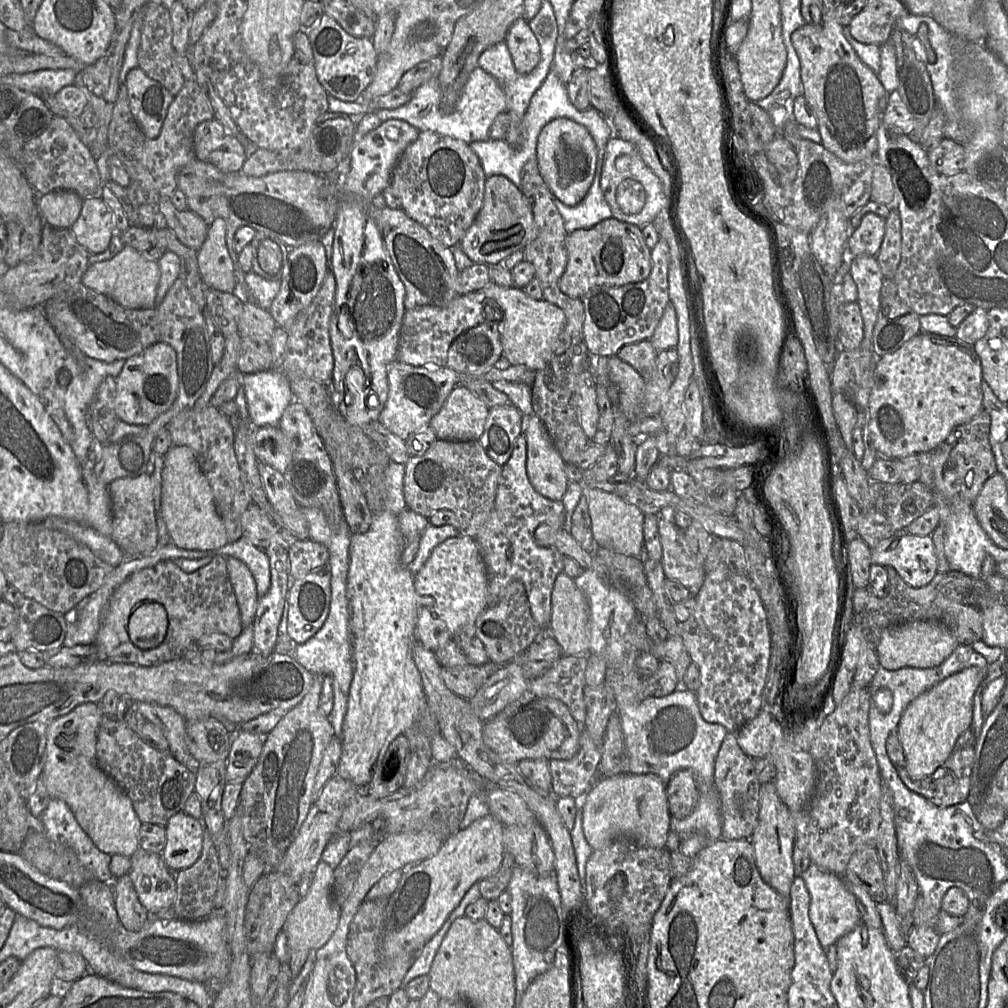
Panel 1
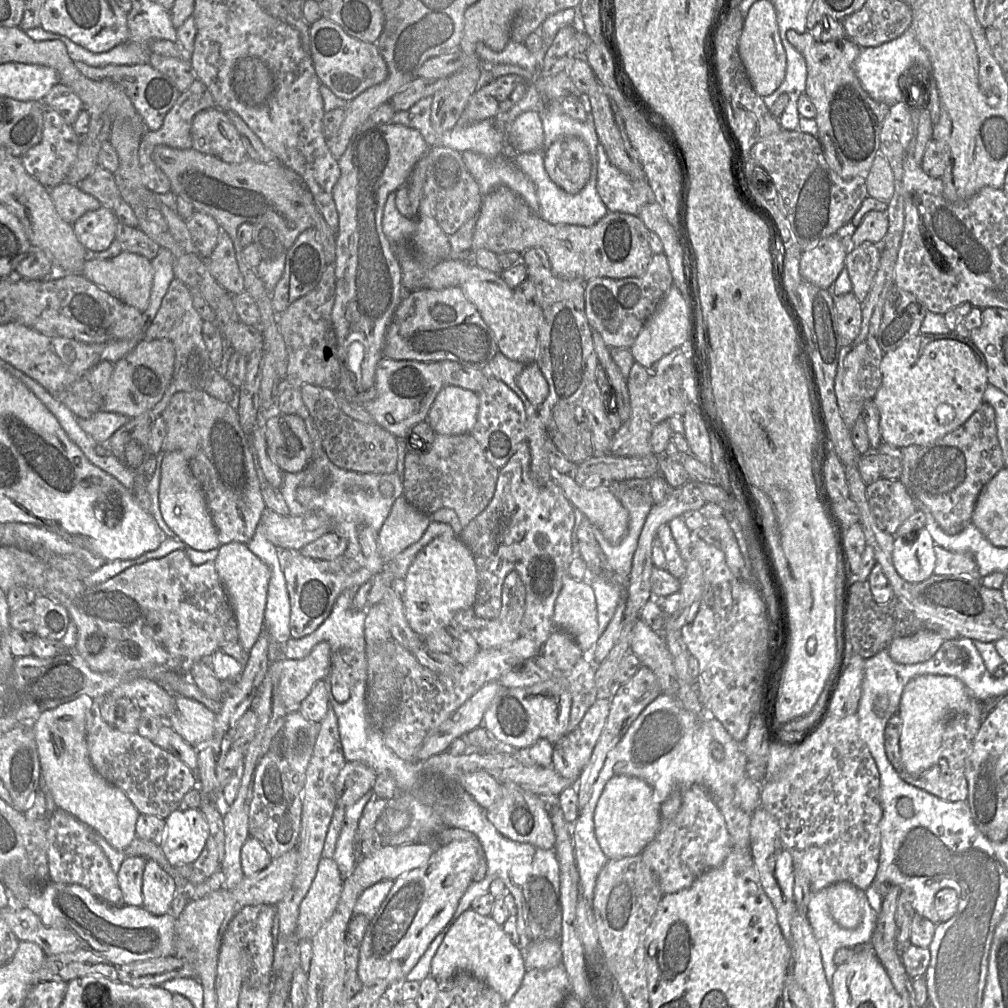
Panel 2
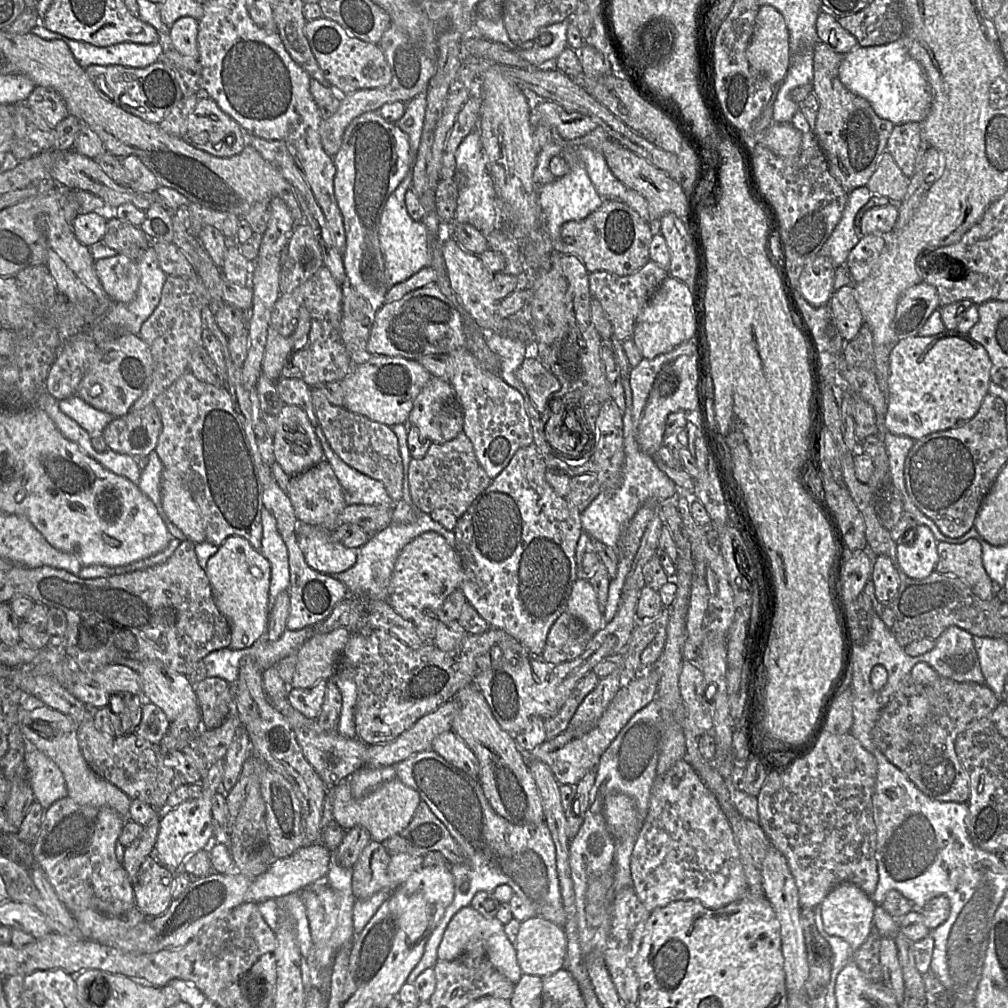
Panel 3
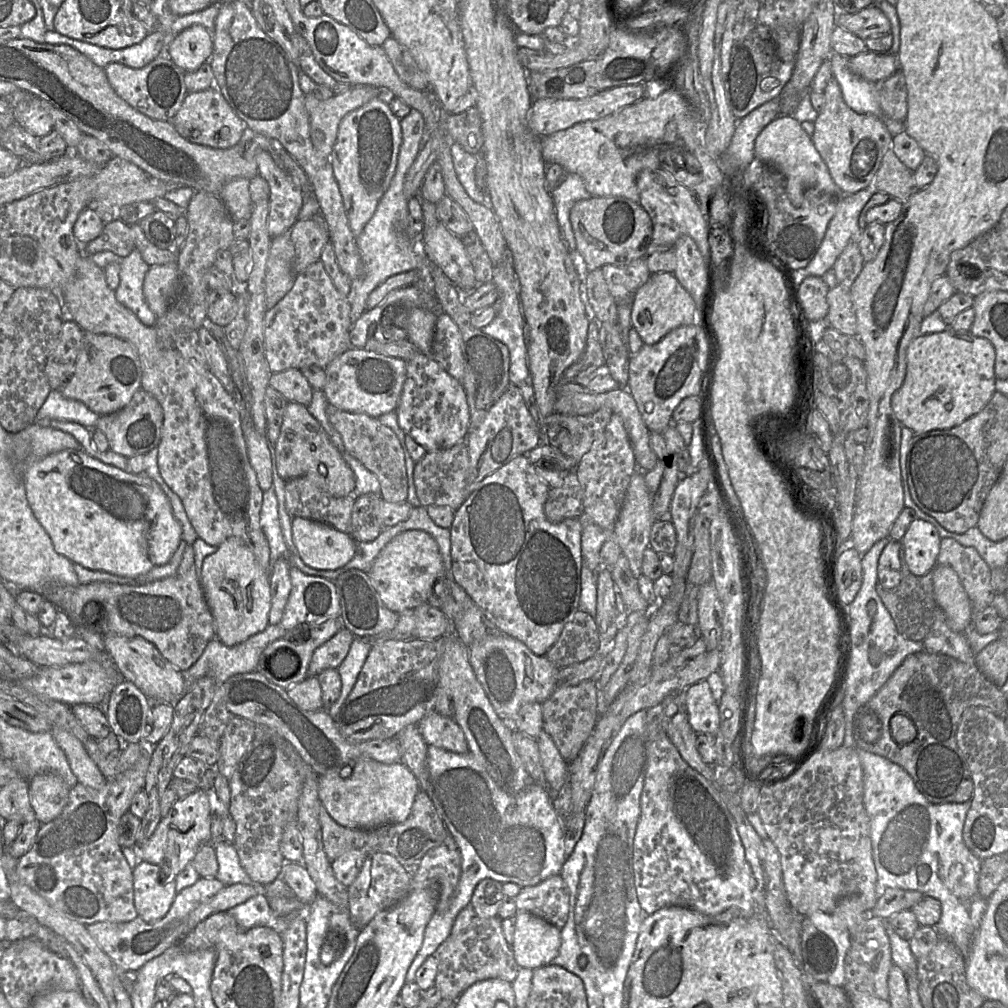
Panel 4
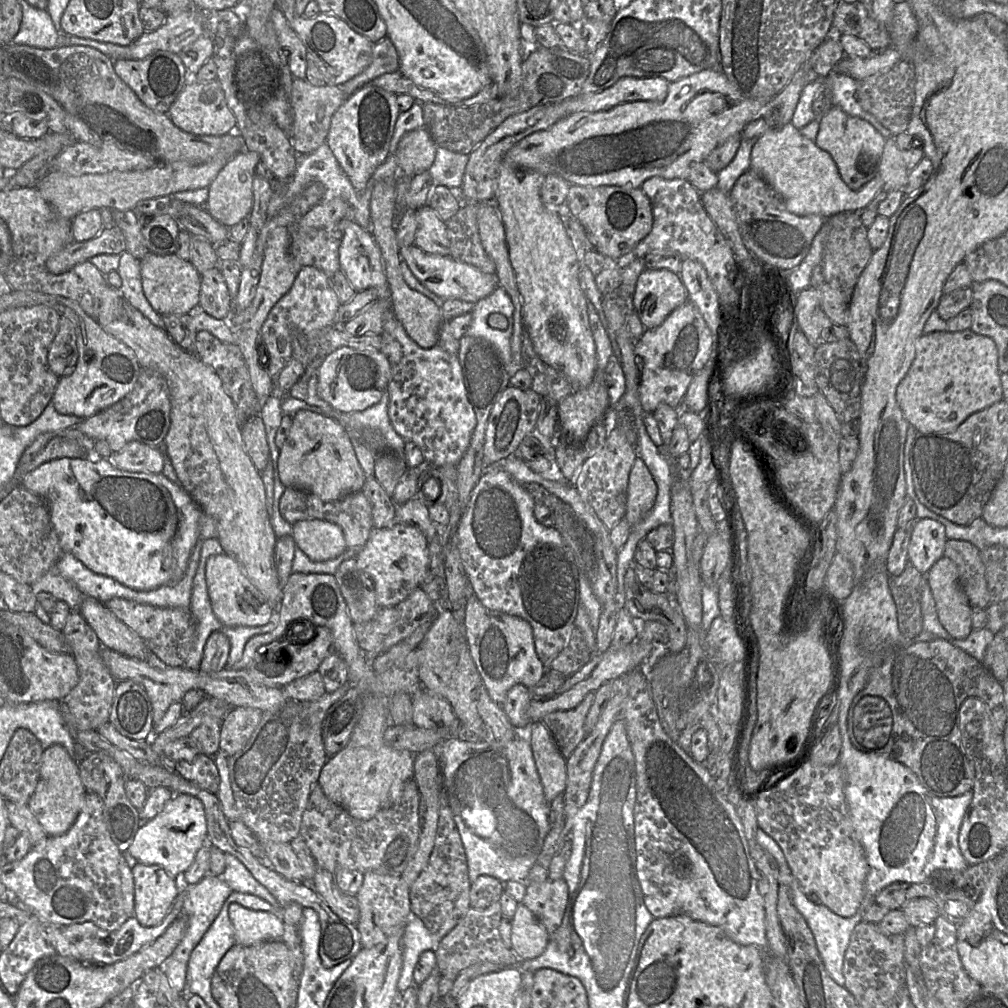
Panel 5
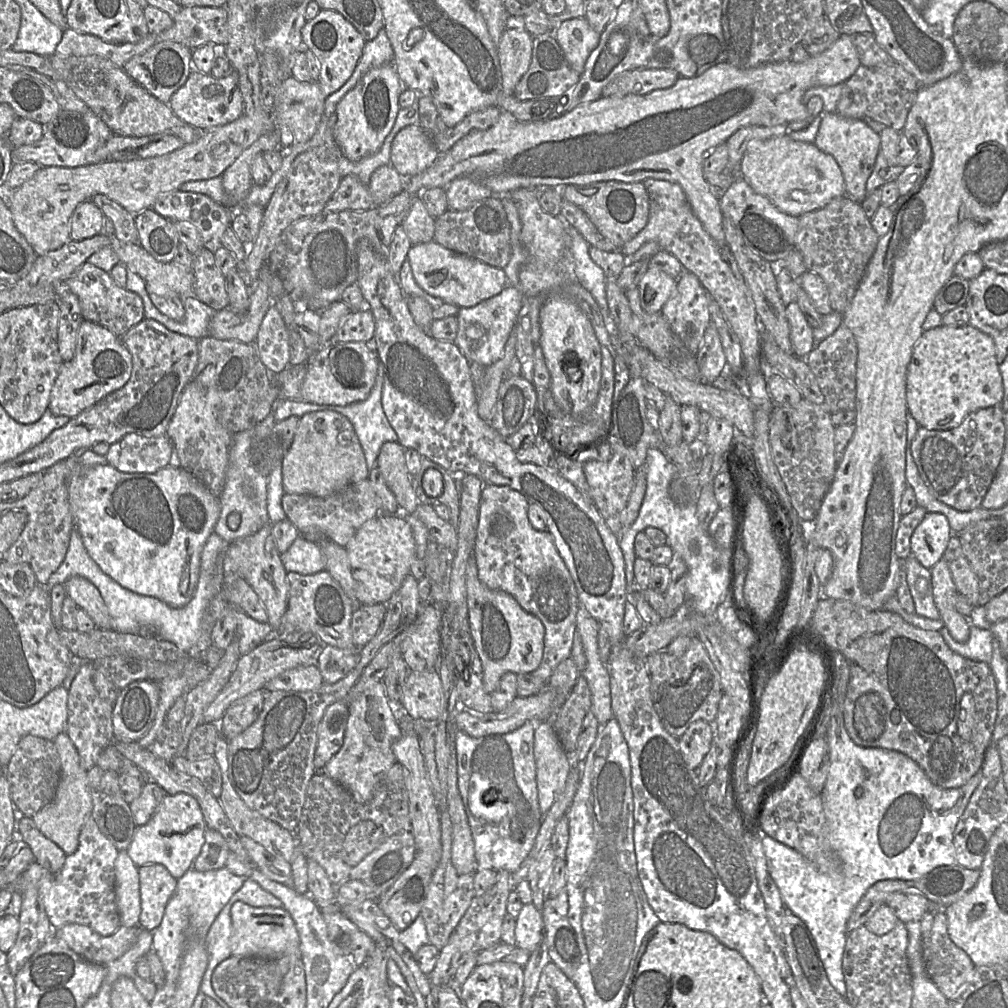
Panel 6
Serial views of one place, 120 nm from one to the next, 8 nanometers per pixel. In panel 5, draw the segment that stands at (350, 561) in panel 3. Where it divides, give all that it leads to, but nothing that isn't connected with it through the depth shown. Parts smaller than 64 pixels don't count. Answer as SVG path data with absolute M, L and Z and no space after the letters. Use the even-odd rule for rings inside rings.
M327 520L297 521L292 525L292 537L296 546L316 562L336 558L347 549L342 529Z

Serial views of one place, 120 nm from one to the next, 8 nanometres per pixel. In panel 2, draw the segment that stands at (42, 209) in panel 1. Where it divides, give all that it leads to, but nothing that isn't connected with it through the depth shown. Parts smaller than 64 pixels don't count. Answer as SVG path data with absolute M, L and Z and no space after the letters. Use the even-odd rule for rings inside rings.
M63 182L50 188L49 195L58 215L70 224L86 212L97 210L102 206L94 196L81 191L75 184Z

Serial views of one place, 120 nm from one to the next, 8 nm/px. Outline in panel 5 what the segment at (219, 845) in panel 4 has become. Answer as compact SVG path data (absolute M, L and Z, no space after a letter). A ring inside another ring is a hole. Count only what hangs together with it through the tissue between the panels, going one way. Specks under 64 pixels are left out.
M225 853L224 857L226 866L221 878L229 885L232 891L252 894L262 898L270 903L275 909L275 914L282 918L284 908L271 892L257 881L235 856Z

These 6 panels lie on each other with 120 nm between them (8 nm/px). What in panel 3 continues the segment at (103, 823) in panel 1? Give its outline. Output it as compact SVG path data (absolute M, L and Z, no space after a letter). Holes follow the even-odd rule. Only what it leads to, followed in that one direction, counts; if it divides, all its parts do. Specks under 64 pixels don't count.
M46 705L33 710L20 707L18 723L26 740L52 759L62 771L68 796L80 805L109 806L128 819L131 799L119 788L99 777L87 764L78 741L78 725L67 715Z

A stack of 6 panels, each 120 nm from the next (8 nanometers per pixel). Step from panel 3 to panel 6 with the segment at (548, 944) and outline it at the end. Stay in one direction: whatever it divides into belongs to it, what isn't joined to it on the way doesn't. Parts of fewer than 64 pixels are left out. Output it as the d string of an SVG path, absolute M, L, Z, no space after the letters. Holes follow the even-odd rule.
M533 903L524 904L516 918L515 937L518 947L533 952L543 938L543 919Z

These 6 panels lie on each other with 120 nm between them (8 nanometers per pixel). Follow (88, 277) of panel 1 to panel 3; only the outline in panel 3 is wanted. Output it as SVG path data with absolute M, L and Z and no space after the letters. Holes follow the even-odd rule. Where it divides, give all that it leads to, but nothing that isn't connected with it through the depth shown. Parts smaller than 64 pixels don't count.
M118 253L95 261L94 267L104 292L112 301L129 303L135 298L140 282L137 261Z

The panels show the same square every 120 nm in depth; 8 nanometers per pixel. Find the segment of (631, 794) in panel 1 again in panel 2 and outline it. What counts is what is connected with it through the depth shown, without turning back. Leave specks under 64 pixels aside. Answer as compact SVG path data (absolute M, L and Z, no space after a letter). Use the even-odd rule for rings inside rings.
M621 775L607 782L595 808L594 826L597 840L608 859L640 854L655 838L660 825L660 804L655 801L653 789L646 781Z

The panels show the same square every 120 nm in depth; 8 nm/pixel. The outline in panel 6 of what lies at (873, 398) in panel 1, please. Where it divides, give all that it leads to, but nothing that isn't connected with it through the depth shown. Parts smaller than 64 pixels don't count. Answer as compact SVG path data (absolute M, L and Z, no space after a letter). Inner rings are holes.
M970 324L941 326L923 332L906 375L908 411L919 427L945 431L957 428L971 413L1001 406L1004 387L993 339Z

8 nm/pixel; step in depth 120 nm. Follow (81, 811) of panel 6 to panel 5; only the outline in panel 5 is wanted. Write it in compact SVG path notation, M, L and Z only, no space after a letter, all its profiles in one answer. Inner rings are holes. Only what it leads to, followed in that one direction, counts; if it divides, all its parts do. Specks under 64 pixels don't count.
M60 744L46 749L41 760L39 781L28 806L48 836L63 835L72 827L83 807L86 793L79 762Z

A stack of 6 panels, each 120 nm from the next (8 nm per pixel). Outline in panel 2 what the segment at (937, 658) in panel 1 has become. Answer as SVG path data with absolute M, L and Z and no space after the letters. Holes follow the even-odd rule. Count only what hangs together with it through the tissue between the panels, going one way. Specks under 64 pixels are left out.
M921 630L912 635L893 639L887 651L899 664L916 664L928 661L945 640L937 633Z

